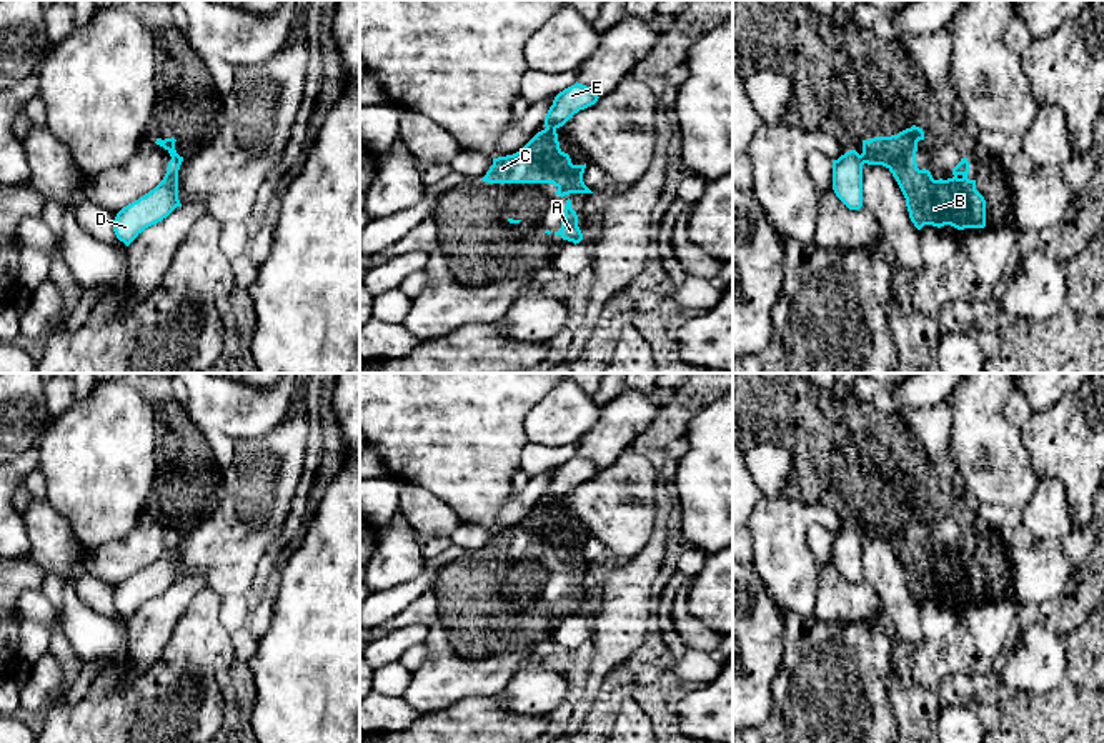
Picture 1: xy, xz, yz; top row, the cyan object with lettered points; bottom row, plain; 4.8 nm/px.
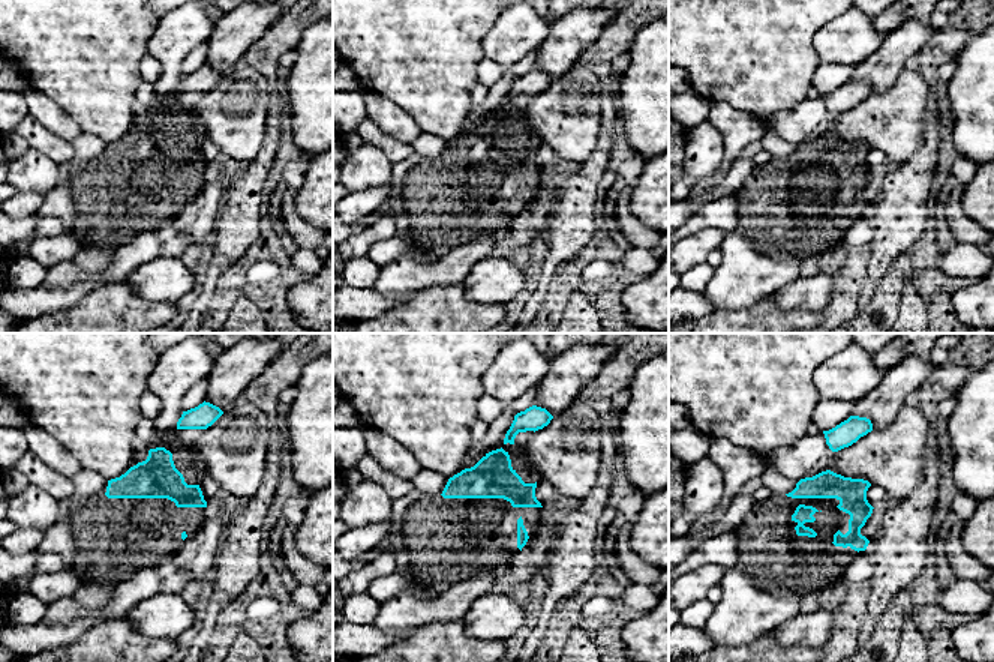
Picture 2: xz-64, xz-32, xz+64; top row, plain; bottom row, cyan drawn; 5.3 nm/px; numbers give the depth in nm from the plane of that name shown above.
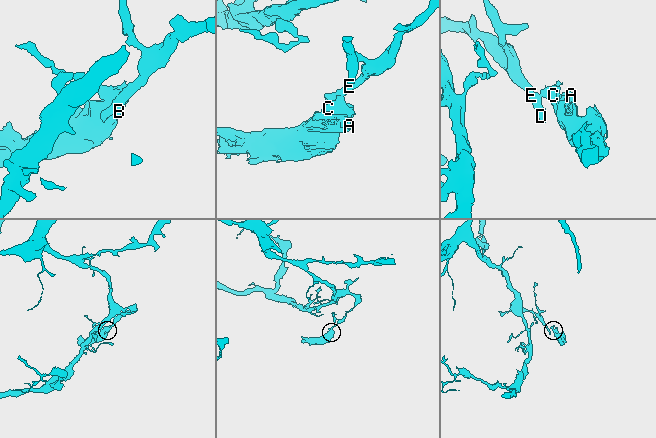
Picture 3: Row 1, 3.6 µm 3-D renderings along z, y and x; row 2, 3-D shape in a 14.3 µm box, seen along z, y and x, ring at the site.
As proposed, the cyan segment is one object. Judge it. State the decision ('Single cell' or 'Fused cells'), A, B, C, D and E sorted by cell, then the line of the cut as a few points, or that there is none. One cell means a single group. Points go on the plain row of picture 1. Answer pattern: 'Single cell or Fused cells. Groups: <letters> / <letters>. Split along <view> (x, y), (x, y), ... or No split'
Fused cells. Groups: A B C / D E. Split along xz (547, 500), (555, 503)

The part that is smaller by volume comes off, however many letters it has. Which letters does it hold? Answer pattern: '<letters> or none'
A, B, C

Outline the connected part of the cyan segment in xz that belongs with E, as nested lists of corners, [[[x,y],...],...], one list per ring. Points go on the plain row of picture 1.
[[[576,455],[554,470],[545,490],[545,500],[553,503],[563,500],[574,486],[594,478],[598,471],[591,460]]]

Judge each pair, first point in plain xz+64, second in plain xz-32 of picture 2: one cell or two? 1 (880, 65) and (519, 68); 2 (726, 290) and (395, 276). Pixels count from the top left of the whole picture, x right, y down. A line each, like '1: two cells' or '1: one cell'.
1: two cells
2: one cell

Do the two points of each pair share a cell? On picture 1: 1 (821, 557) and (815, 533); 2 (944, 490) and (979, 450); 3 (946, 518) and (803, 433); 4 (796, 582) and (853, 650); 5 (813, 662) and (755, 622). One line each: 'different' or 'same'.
1: same
2: different
3: same
4: different
5: different

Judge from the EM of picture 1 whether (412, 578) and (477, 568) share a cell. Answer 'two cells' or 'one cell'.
two cells

